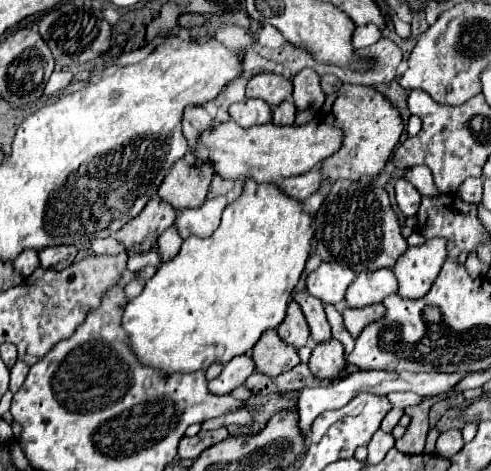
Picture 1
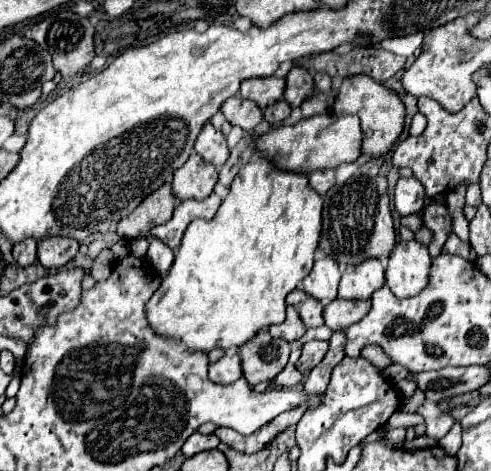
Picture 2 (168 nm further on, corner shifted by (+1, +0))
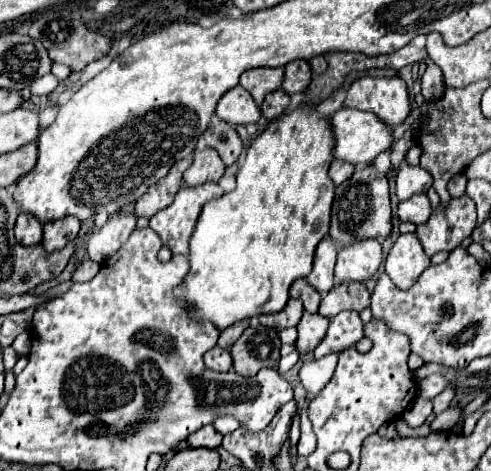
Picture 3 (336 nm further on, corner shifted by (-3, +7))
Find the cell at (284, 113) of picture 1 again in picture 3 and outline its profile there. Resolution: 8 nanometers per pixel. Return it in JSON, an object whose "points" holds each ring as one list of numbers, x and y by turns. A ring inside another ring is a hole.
{"points":[[276,89,264,97,264,103,260,109,262,109,262,115,266,119,274,121,288,109,288,105,290,105,290,97,282,89]]}

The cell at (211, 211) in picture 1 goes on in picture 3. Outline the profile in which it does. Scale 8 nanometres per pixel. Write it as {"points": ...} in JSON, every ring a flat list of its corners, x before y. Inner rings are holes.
{"points":[[204,183,200,187,180,187,174,201,150,219,150,227,160,235,174,255,188,255,190,237,194,233,202,205,210,199,222,197,218,183]]}

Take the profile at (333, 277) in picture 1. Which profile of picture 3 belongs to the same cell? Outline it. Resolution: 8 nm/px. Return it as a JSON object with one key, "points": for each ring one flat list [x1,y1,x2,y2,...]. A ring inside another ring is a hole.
{"points":[[322,239,314,253,312,273,306,277,308,283,318,289,320,295,326,295,334,285,334,265,336,265,338,249,332,239]]}

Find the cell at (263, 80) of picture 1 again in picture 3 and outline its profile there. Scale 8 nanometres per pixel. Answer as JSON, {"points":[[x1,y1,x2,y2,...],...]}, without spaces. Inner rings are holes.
{"points":[[260,67,260,69,250,69,248,73,242,73,240,85,254,97,256,105,262,105,264,95,270,91,280,89,284,79,284,71,280,67]]}

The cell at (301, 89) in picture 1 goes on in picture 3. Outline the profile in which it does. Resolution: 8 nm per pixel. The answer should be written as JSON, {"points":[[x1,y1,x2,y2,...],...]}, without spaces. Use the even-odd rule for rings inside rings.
{"points":[[296,59,296,61,290,61,290,63,284,67,282,89,284,89,288,95,306,91,306,87,310,85,310,81,312,81,312,71,310,71,308,61]]}

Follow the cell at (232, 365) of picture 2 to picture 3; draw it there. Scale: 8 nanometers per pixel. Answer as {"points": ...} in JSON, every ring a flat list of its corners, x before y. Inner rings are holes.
{"points":[[216,345,204,353,204,365,212,371,230,371,232,369,232,357,226,349]]}

